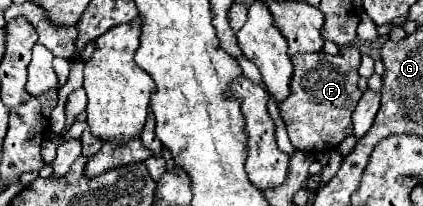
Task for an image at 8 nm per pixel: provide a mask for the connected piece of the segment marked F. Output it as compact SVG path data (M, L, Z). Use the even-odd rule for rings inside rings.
M353 46L341 48L341 56L327 52L319 54L295 54L291 94L281 102L281 116L287 124L287 134L295 150L301 152L325 152L337 148L345 136L353 132L351 112L361 98L357 86L361 54Z

